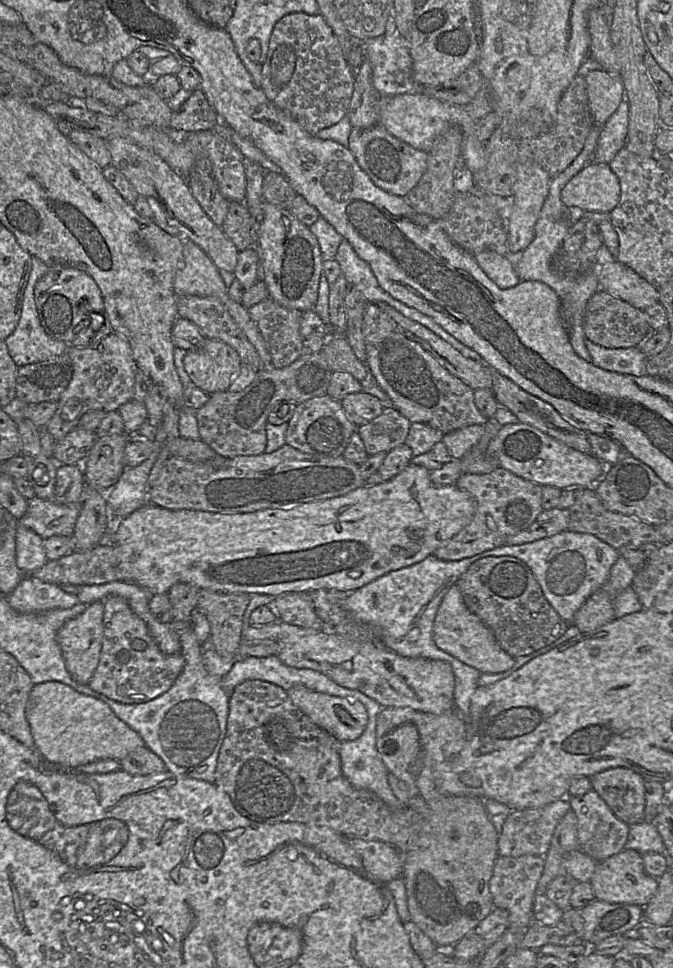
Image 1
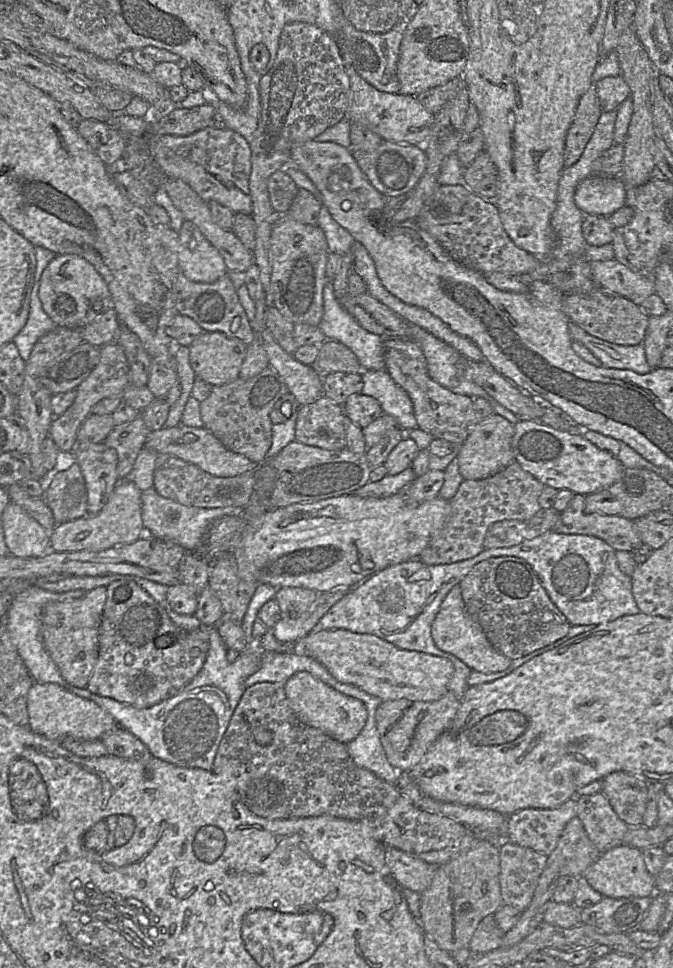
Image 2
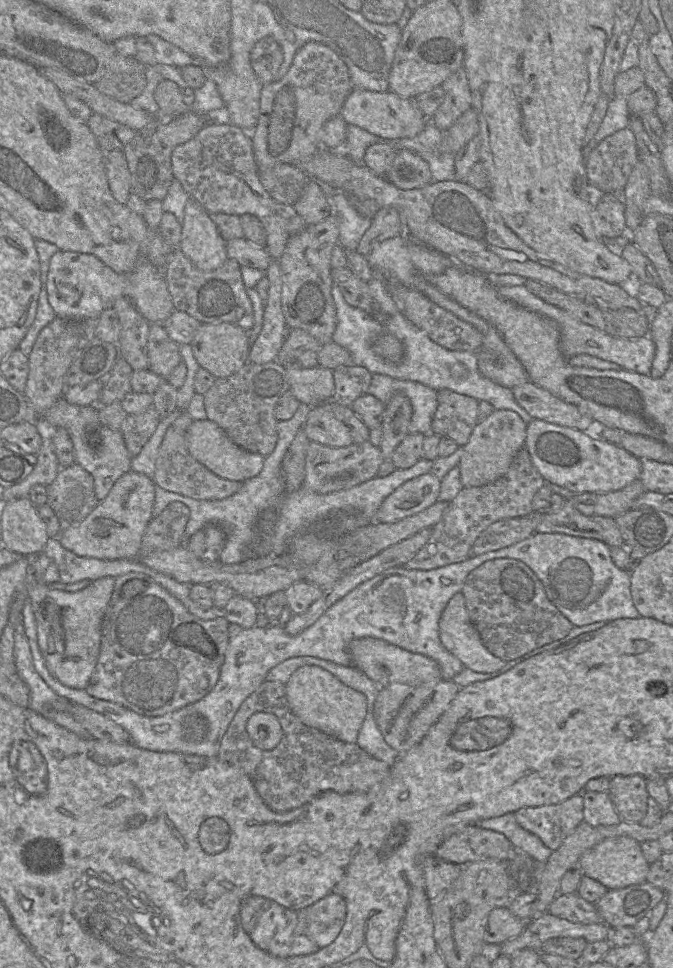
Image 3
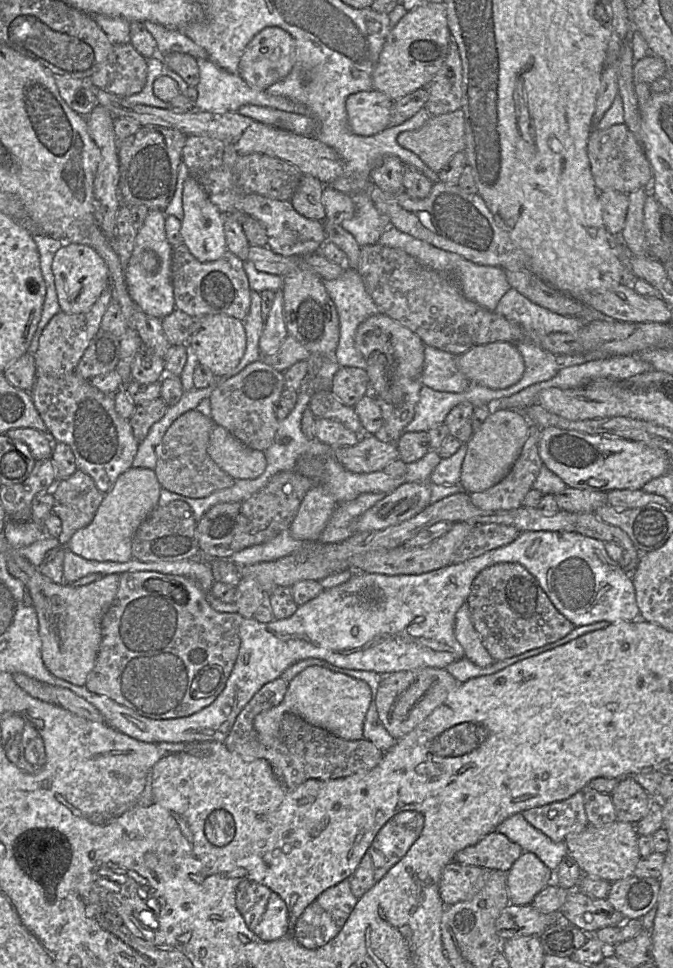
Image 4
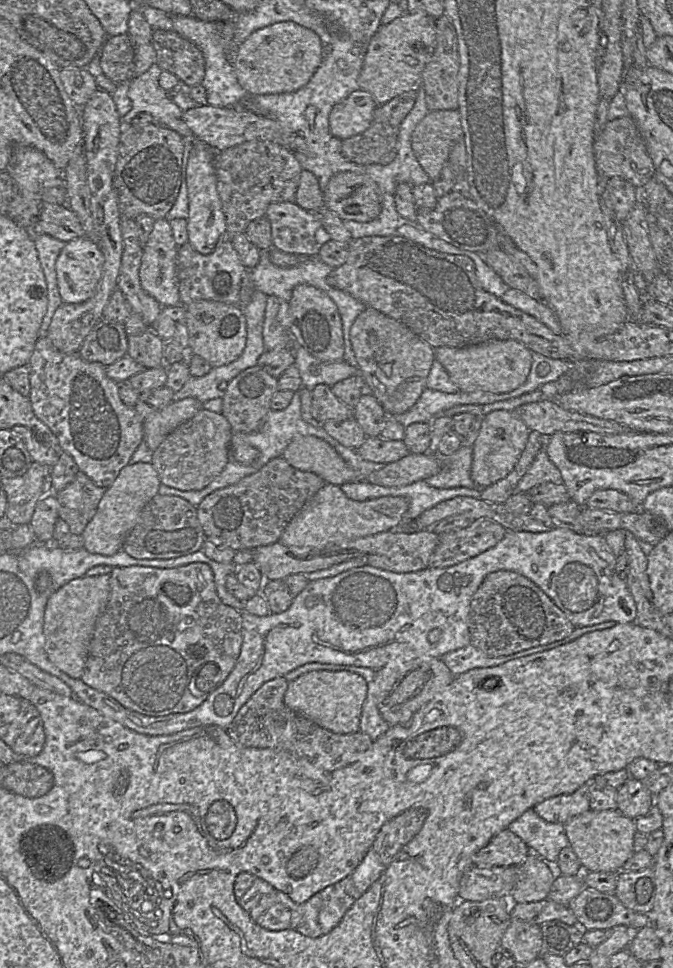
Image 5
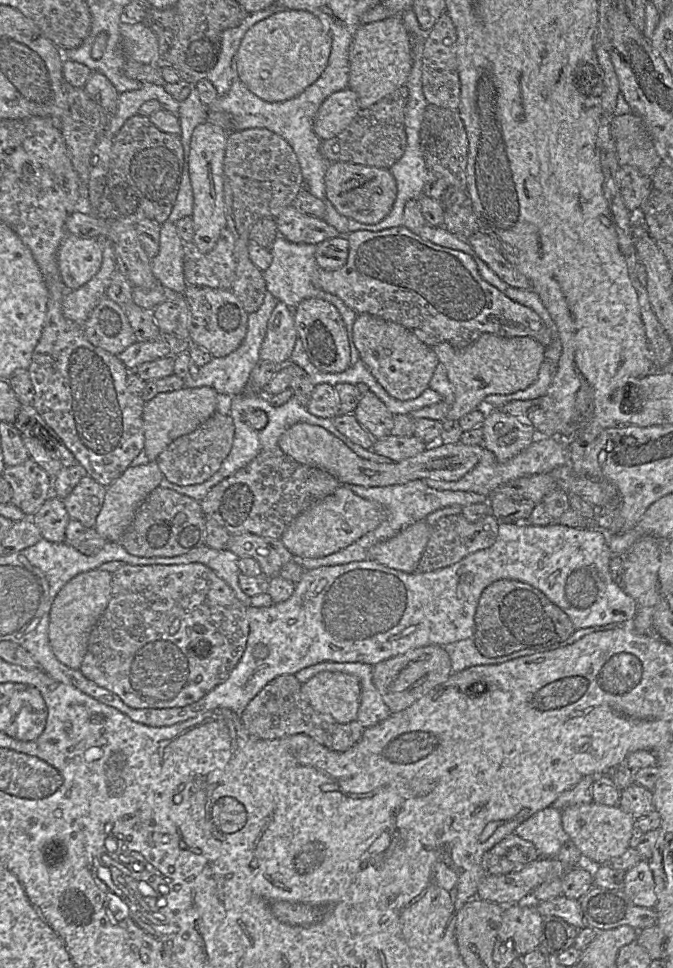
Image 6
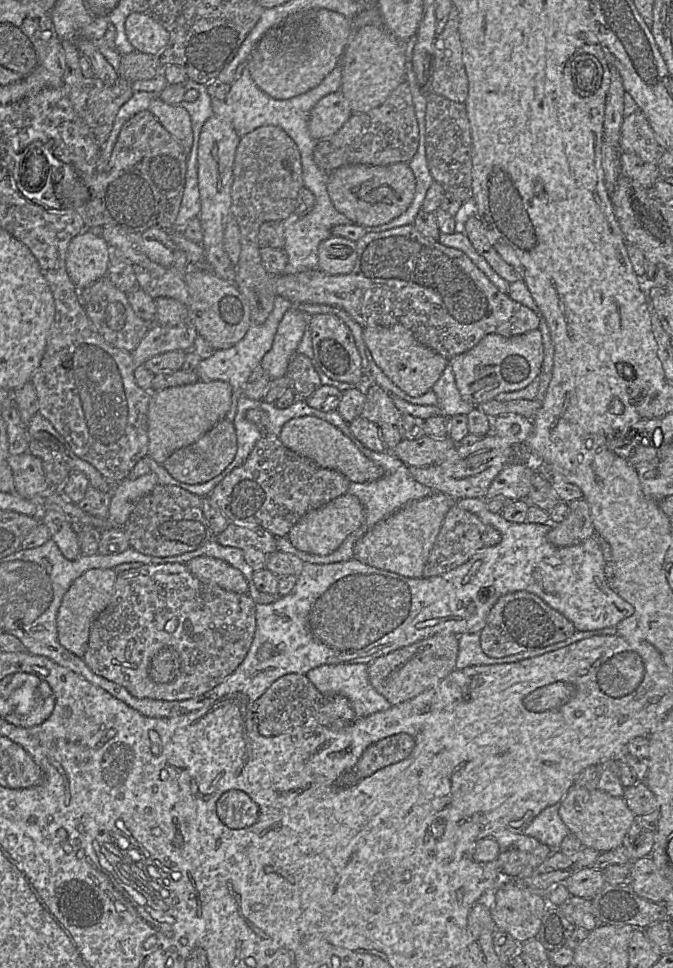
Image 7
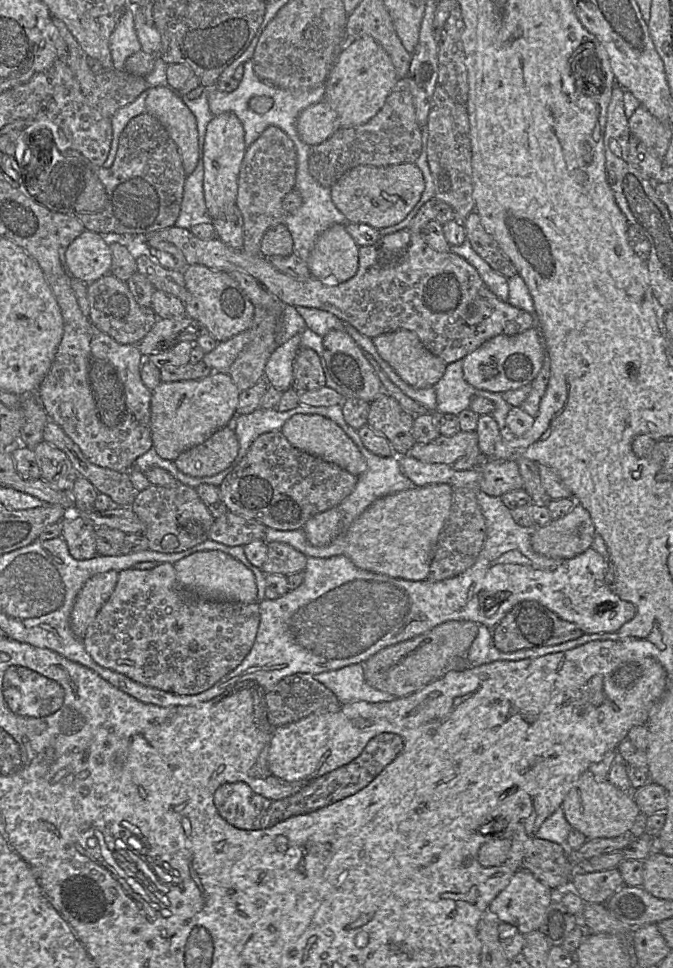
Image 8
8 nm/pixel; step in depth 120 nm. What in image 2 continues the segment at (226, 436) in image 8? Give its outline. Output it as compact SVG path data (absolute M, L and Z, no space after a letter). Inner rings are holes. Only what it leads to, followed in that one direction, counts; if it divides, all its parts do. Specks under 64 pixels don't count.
M159 454L155 462L154 488L164 498L185 506L199 508L232 507L243 509L250 500L255 486L254 471L234 477L213 476L195 464L169 454Z

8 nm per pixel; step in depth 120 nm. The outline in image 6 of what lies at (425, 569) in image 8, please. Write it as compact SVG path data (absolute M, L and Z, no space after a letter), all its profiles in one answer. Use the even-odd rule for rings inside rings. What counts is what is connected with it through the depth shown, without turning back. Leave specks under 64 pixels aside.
M421 520L393 538L372 546L368 559L407 573L418 571L418 564L430 538L431 527Z

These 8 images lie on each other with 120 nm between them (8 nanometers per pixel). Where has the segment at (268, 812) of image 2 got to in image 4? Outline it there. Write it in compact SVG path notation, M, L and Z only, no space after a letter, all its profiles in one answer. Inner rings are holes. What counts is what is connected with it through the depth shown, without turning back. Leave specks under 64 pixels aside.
M279 677L265 684L251 698L224 741L229 751L246 760L266 760L275 776L289 789L310 779L326 781L345 778L369 771L380 763L383 752L366 739L344 740L292 713L269 715L269 710L282 702L287 687L287 682ZM497 831L487 834L478 843L459 851L452 862L489 870L508 872L523 849Z

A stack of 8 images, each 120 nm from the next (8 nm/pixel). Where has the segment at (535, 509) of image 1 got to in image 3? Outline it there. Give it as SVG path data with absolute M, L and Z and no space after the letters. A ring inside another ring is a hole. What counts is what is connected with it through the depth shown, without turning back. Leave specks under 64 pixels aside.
M521 448L504 476L484 486L461 489L449 502L440 521L431 528L427 543L404 567L412 570L433 570L471 558L475 541L491 524L502 519L524 517L534 511L533 498L545 482L533 465L527 449Z

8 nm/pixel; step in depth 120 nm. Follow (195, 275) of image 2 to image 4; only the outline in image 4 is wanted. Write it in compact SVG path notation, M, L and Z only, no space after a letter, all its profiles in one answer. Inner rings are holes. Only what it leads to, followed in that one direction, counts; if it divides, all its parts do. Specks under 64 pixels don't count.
M191 176L186 179L183 190L183 212L181 235L183 244L201 263L213 262L220 259L227 249L224 233L224 214L210 201L200 184Z

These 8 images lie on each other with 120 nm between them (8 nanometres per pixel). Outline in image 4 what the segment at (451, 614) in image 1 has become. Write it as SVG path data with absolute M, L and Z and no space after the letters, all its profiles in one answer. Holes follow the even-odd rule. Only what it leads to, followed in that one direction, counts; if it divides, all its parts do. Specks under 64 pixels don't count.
M467 602L456 613L455 636L464 650L464 657L477 666L487 667L495 662L474 628Z

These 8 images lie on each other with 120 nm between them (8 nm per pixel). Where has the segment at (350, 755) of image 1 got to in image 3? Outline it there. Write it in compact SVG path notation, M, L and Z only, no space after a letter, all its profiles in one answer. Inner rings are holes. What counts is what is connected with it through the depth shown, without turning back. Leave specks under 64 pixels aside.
M371 708L371 714L366 713L356 744L375 759L391 767L396 762L398 753L384 740L374 718L373 710L374 708Z

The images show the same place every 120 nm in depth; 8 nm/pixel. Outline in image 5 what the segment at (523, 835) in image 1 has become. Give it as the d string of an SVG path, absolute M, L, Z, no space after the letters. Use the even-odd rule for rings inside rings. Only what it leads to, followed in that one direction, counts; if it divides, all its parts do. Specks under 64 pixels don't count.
M584 784L571 794L554 796L538 803L534 811L545 821L567 823L573 817L590 809L589 784Z

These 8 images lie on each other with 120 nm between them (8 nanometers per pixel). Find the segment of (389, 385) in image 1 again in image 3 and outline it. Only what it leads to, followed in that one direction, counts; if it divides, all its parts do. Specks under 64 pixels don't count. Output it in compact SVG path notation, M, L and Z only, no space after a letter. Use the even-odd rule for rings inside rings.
M450 389L436 391L437 409L432 419L431 433L448 437L463 447L478 423L479 401Z

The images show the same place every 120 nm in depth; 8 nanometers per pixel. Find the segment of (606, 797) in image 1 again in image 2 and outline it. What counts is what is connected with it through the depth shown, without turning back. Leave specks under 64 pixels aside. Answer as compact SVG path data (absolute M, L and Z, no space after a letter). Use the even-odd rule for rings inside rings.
M615 771L602 779L601 792L607 797L619 818L629 827L644 825L647 781L625 771Z

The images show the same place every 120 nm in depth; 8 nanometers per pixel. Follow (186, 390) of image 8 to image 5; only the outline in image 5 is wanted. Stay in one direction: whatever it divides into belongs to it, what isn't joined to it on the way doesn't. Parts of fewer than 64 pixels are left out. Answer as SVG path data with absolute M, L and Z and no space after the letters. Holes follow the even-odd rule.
M188 397L172 401L163 409L149 415L143 421L143 437L149 449L154 452L176 427L191 419L200 409L202 403Z

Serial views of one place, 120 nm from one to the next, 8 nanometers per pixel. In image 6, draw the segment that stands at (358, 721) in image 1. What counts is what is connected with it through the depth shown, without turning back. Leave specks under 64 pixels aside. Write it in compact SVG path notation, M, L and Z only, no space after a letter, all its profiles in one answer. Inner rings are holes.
M320 672L302 684L301 693L316 712L337 723L346 724L357 719L361 684L355 676Z

